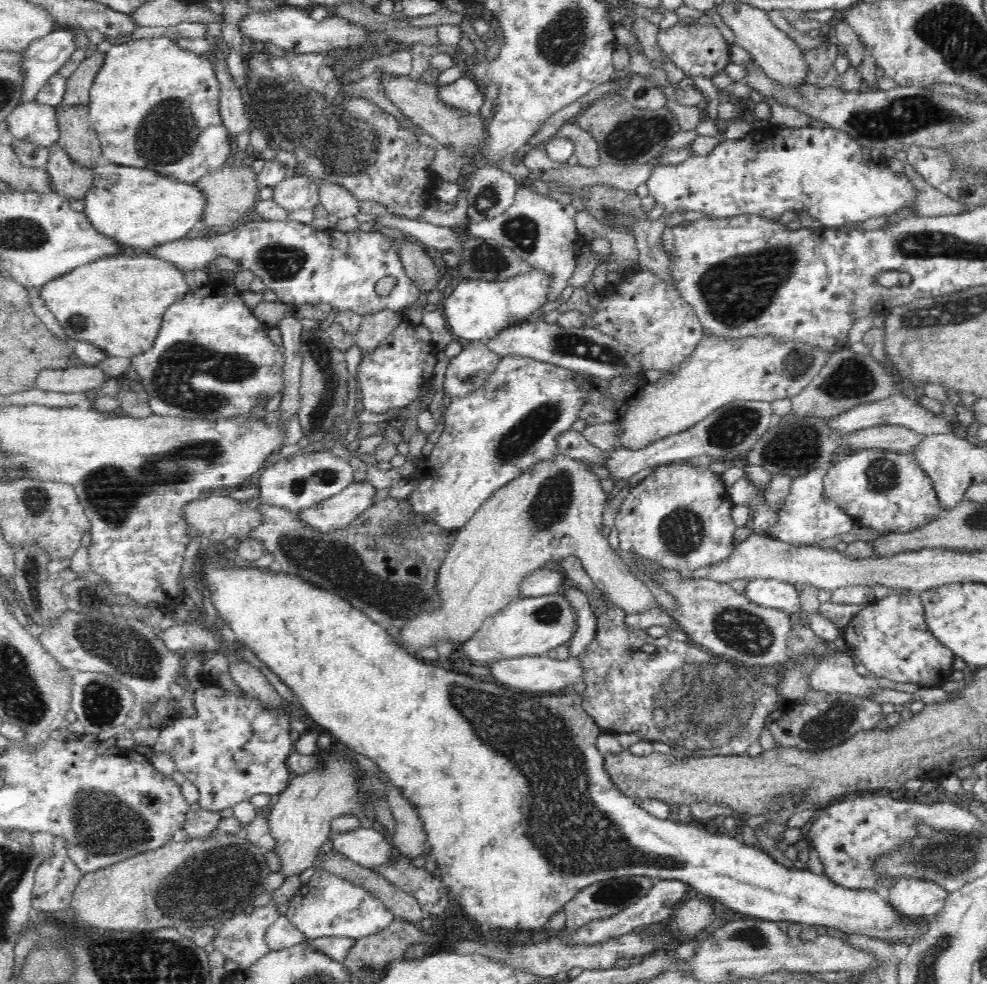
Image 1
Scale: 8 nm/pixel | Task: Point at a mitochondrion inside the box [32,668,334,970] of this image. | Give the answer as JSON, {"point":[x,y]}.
{"point":[99,824]}

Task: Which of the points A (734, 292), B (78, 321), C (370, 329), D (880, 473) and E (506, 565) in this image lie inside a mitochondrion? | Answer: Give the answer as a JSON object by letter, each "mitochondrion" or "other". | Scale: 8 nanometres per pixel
{"A":"mitochondrion","B":"mitochondrion","C":"other","D":"mitochondrion","E":"other"}

